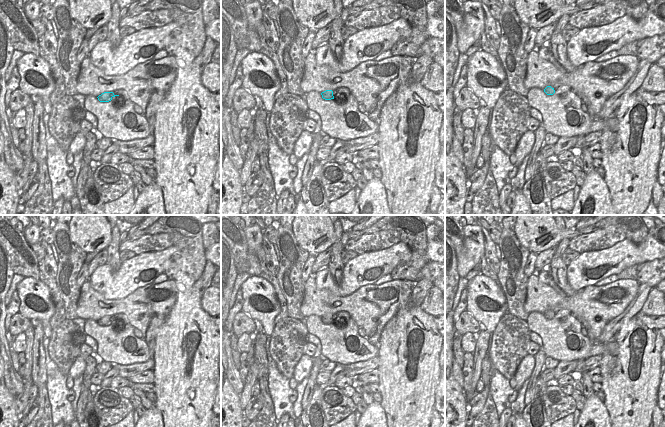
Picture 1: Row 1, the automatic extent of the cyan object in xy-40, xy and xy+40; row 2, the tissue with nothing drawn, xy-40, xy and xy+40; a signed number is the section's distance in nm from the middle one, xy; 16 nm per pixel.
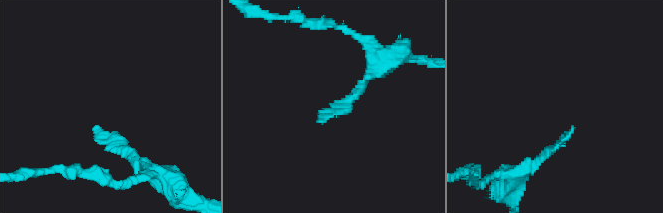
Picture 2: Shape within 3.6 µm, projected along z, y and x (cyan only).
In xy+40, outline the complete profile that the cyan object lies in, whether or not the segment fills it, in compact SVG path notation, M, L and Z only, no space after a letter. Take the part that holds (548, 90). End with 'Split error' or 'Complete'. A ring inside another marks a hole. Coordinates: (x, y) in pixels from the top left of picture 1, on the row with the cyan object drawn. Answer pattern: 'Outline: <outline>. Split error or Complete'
Outline: M562 85L562 86L559 86L557 88L554 88L553 86L547 86L544 89L544 92L547 95L553 95L553 94L560 95L560 94L567 93L570 90L572 90L572 89L567 85Z. Split error

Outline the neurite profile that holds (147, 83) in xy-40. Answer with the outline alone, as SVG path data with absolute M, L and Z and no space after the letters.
M175 57L148 60L122 75L107 76L103 70L97 71L94 75L95 78L82 83L82 92L78 94L98 97L104 92L119 89L126 91L129 100L142 108L143 115L149 123L150 134L154 135L157 106L166 96L177 75Z

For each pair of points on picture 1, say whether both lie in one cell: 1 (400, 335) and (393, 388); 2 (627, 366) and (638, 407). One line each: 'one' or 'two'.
1: one
2: one

